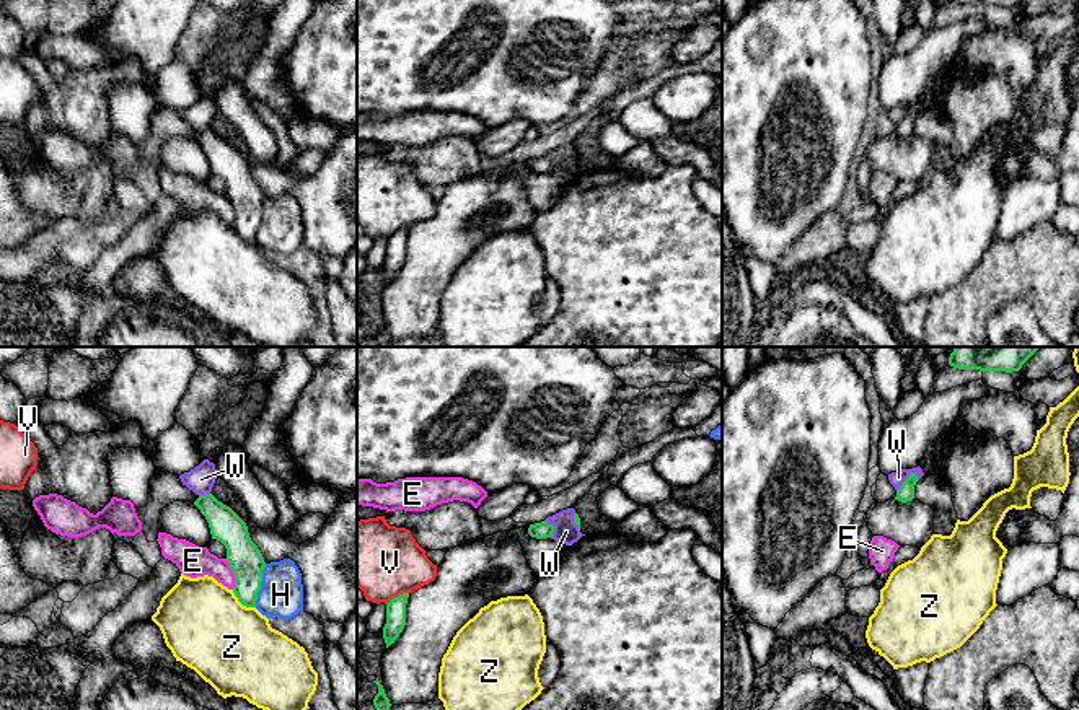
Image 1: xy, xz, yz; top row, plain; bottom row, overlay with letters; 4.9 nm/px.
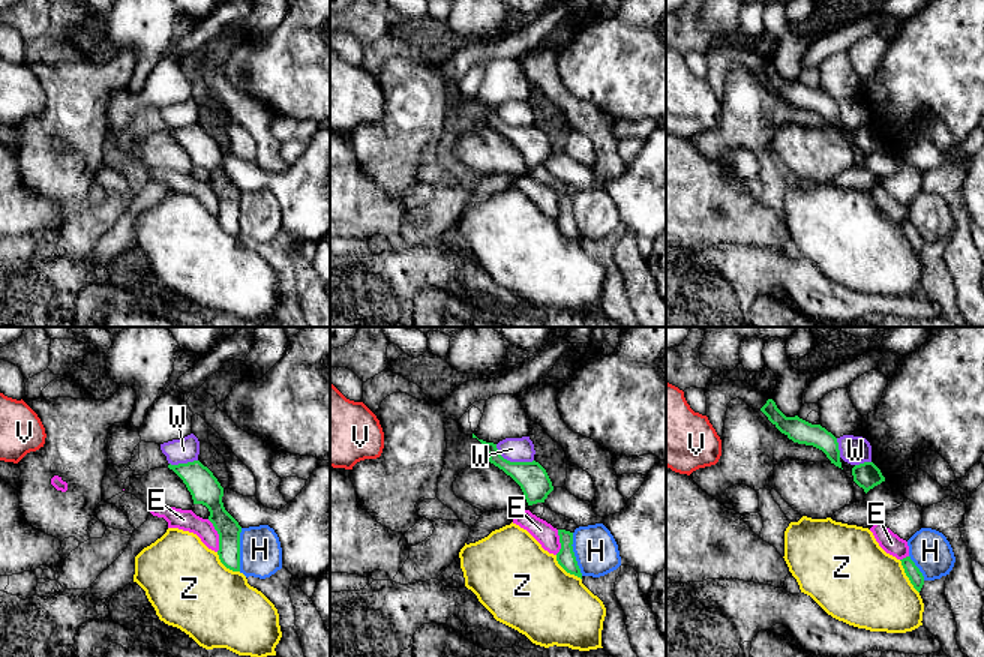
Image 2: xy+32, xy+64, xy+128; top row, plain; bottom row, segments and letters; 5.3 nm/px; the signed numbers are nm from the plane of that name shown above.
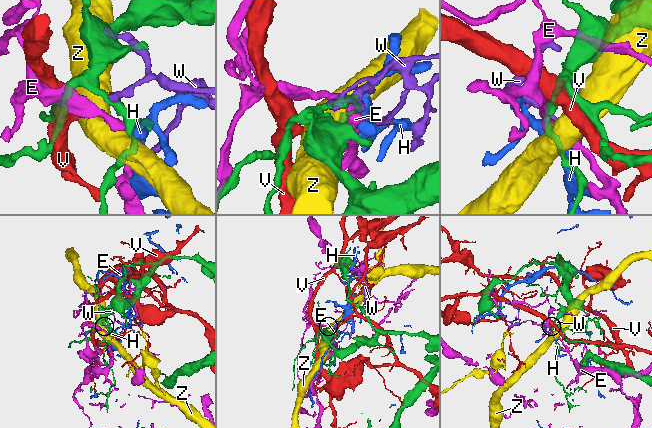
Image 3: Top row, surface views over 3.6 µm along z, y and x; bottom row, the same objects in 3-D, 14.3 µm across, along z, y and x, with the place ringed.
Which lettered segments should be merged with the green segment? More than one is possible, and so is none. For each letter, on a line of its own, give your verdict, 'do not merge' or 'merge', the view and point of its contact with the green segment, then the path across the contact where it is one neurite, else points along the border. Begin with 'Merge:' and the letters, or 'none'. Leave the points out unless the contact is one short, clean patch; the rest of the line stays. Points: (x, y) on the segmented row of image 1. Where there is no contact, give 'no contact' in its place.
Merge: none
E: do not merge; contact xy (233, 574)
H: do not merge; contact xy (259, 585)
V: do not merge; contact xz (396, 596)
W: do not merge; contact yz (907, 479); border yz (918, 476), (911, 473), (897, 490)
Z: do not merge; contact xy (242, 603)

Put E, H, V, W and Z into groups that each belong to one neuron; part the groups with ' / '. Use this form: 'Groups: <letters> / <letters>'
Groups: E / H / V / W Z

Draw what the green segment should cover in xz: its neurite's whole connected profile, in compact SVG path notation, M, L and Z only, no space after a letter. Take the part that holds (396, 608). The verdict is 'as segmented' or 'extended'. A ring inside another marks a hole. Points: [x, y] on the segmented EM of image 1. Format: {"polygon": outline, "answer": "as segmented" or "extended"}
{"polygon": "M403 593L393 598L386 604L386 624L383 627L383 638L386 648L394 643L406 625L406 604L407 604L409 593Z", "answer": "as segmented"}

